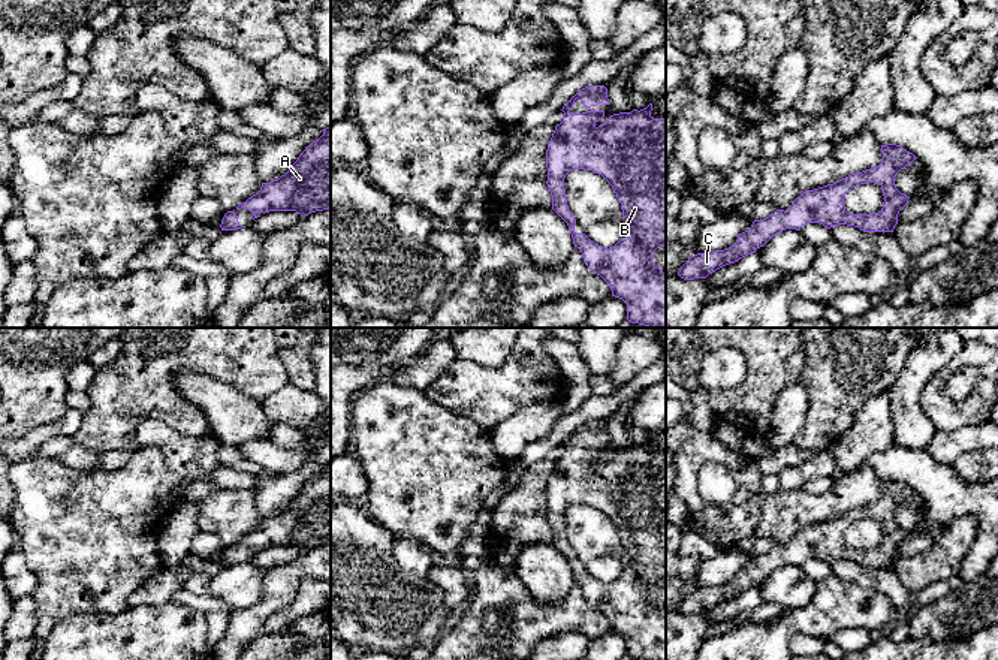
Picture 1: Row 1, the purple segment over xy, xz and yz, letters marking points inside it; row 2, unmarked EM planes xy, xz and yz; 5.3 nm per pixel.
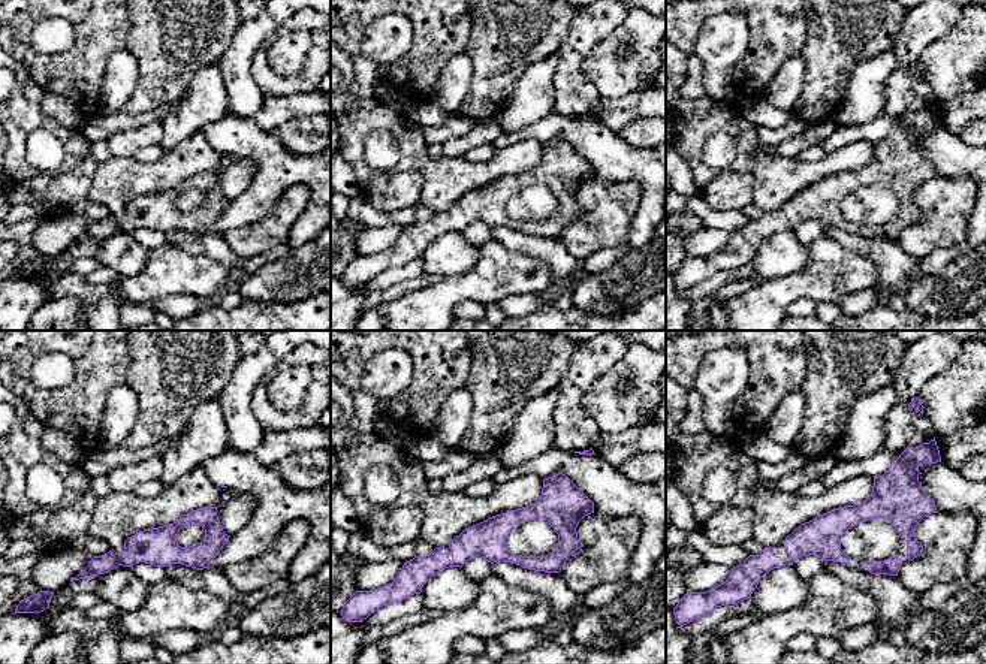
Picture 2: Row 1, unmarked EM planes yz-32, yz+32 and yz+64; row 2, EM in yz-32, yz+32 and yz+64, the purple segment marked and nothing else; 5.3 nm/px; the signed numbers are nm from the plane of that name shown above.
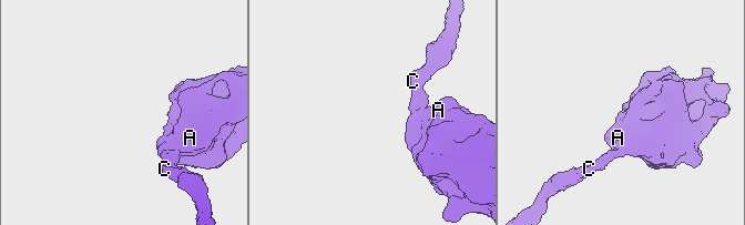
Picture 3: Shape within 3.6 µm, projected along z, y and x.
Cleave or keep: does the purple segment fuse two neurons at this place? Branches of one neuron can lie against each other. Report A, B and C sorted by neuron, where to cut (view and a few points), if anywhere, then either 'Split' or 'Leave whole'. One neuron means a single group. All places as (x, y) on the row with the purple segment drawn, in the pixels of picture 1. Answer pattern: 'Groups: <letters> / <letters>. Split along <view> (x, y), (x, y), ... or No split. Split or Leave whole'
Groups: A B C. No split. Leave whole

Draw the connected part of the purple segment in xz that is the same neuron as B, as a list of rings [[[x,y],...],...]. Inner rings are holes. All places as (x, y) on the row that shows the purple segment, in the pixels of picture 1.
[[[588,85],[579,90],[564,106],[563,121],[555,126],[546,150],[548,189],[552,196],[552,210],[567,223],[575,247],[582,253],[585,265],[600,275],[610,287],[612,296],[627,304],[627,320],[648,328],[666,328],[666,274],[652,262],[652,253],[663,245],[666,248],[666,120],[651,115],[652,103],[631,112],[610,115],[604,124],[594,124],[604,117],[604,111],[591,111],[599,103],[609,105],[604,85]],[[575,100],[582,100],[588,109],[582,114],[572,114]],[[573,169],[593,171],[601,175],[616,193],[622,217],[628,220],[628,238],[619,239],[613,247],[604,248],[591,241],[585,233],[576,233],[576,220],[569,210],[564,189],[564,178]]]

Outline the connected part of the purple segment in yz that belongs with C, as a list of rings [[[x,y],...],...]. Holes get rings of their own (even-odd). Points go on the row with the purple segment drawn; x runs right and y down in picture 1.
[[[896,144],[881,145],[881,151],[883,159],[878,166],[851,174],[833,184],[803,192],[786,211],[777,210],[763,220],[754,220],[748,230],[738,235],[732,247],[691,256],[681,266],[678,275],[684,280],[706,278],[717,269],[756,253],[777,233],[786,229],[800,230],[808,223],[820,223],[827,229],[847,224],[865,232],[893,232],[898,224],[898,214],[910,199],[896,189],[895,177],[917,157]],[[866,183],[881,186],[883,208],[878,213],[862,216],[847,213],[845,195],[853,187]]]

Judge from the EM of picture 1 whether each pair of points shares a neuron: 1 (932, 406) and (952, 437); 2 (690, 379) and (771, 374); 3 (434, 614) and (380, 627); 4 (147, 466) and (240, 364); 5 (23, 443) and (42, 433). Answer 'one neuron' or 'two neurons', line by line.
1: two neurons
2: one neuron
3: one neuron
4: two neurons
5: one neuron

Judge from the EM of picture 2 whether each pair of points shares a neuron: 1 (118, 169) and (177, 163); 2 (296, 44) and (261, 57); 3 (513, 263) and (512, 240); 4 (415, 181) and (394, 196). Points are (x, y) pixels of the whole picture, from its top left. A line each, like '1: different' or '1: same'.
1: same
2: different
3: different
4: same

